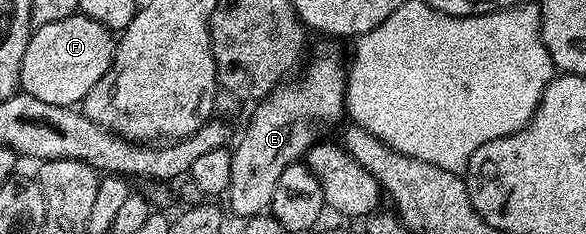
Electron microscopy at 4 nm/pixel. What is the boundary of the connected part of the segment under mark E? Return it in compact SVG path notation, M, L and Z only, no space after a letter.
M322 51L319 55L312 55L301 72L302 79L291 78L255 106L258 108L246 132L239 137L238 144L237 139L233 144L232 181L228 181L224 196L225 202L230 202L231 216L263 214L270 206L280 173L284 173L288 165L299 162L314 146L319 138L318 127L326 127L346 115L347 60L342 60L338 51Z

